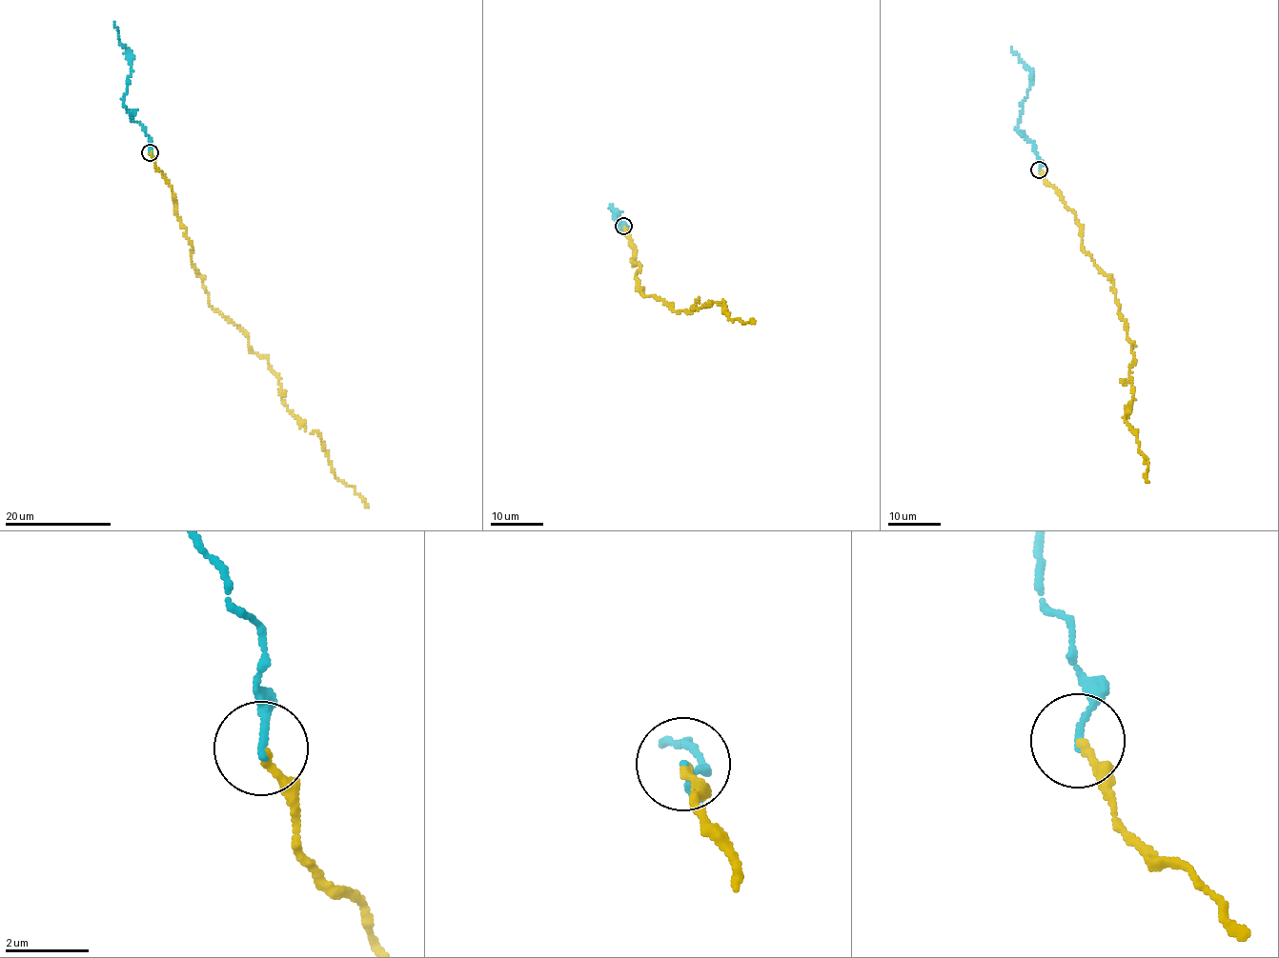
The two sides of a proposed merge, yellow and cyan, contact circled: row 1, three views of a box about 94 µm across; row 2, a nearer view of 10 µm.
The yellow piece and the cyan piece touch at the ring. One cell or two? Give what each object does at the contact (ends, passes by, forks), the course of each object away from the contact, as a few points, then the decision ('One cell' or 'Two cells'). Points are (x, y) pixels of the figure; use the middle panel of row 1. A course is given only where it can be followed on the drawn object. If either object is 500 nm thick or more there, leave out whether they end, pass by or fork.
At the ring yellow ends. At the ring cyan ends. Course of yellow: (623, 227), (636, 248), (632, 262), (639, 265), (643, 295), (687, 312), (724, 302), (728, 318), (754, 323). Course of cyan: (623, 227), (627, 227), (614, 216), (615, 210), (610, 207), (623, 228), (616, 220), (617, 209). One cell

